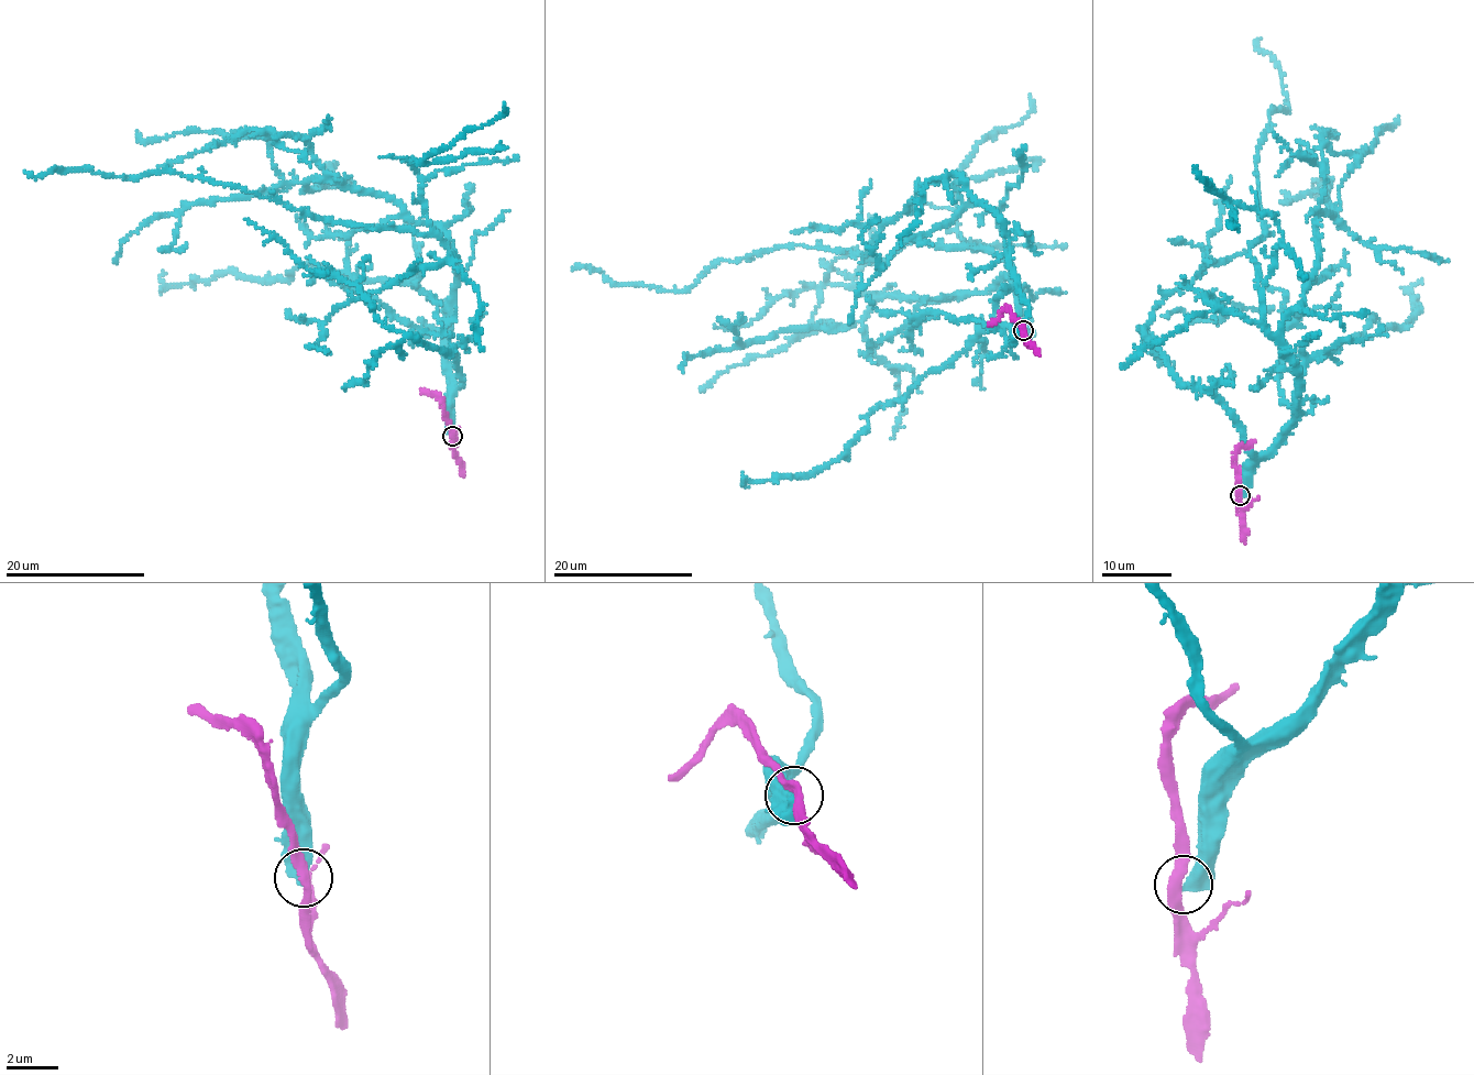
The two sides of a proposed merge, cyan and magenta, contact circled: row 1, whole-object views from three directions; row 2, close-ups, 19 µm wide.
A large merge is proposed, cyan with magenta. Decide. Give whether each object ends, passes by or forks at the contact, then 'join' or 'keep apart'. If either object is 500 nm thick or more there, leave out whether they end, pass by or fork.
keep apart

